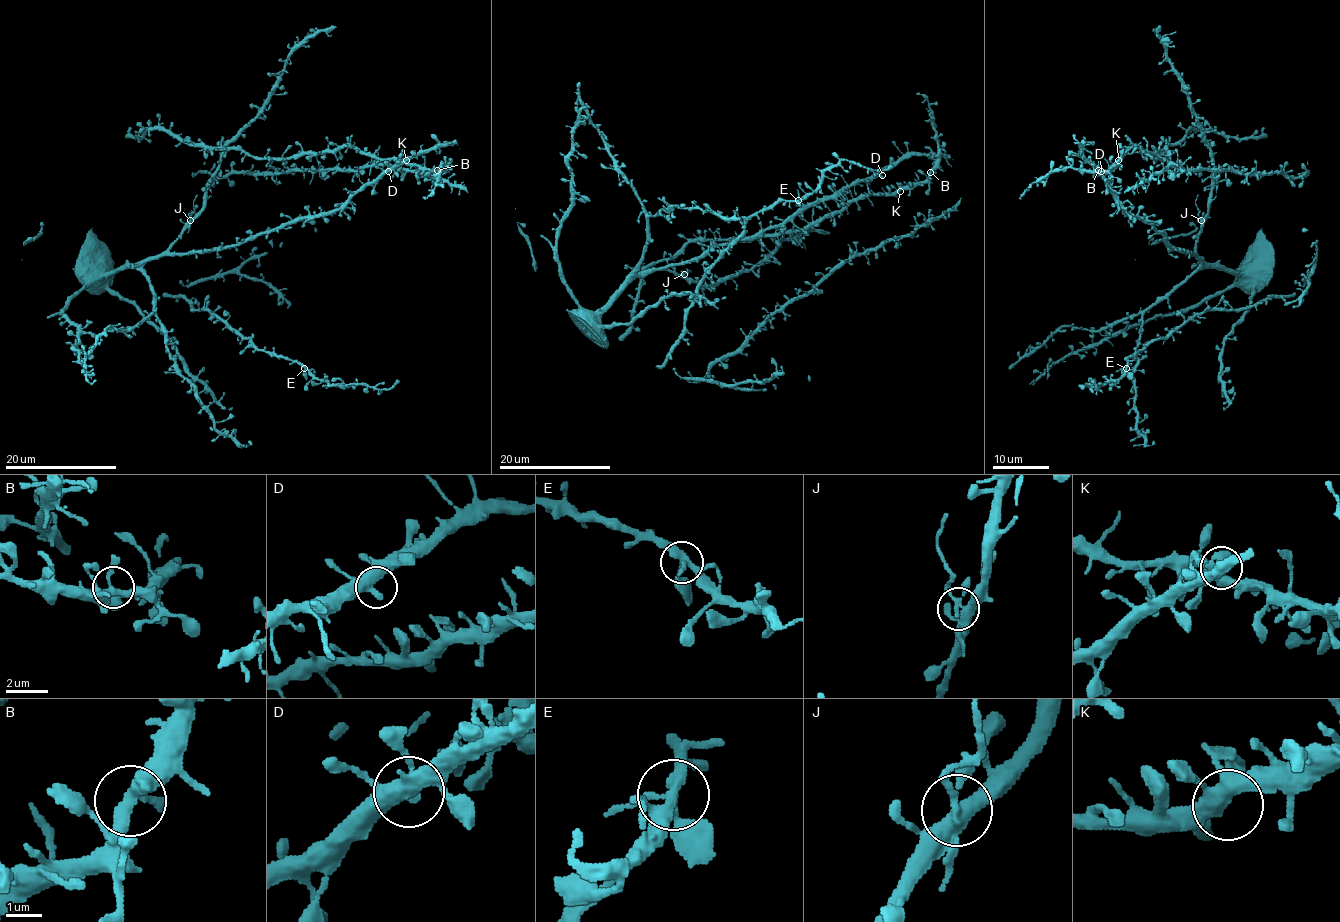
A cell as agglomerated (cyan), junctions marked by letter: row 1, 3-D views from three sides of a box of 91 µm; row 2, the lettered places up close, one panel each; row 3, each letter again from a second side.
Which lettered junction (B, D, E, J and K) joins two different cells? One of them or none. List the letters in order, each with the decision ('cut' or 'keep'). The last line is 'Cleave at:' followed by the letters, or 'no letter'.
B: keep
D: keep
E: keep
J: cut
K: keep
Cleave at: J

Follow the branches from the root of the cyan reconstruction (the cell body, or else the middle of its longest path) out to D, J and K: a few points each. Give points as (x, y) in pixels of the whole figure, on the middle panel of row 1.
D: (721, 246), (784, 225), (806, 208), (835, 198), (851, 184), (870, 182), (882, 175)
J: (721, 246), (710, 246), (696, 257), (662, 268), (683, 274)
K: (721, 246), (784, 225), (806, 208), (835, 198), (851, 184), (870, 182), (877, 176), (900, 191)

